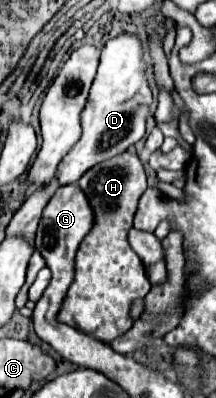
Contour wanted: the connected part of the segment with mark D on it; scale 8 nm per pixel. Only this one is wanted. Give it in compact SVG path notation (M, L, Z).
M122 34L106 42L98 74L92 82L88 102L80 114L82 136L74 148L58 164L58 182L74 184L84 172L122 154L128 146L136 144L146 130L146 114L152 104L152 92L146 82L146 64L142 60L142 44L132 34Z

